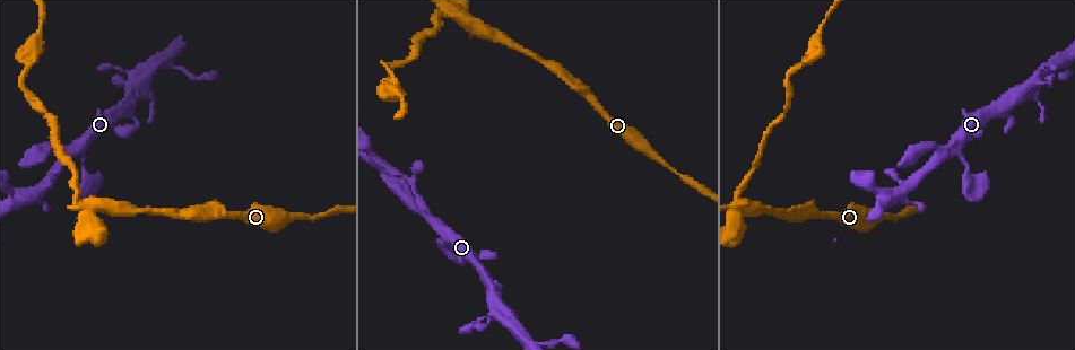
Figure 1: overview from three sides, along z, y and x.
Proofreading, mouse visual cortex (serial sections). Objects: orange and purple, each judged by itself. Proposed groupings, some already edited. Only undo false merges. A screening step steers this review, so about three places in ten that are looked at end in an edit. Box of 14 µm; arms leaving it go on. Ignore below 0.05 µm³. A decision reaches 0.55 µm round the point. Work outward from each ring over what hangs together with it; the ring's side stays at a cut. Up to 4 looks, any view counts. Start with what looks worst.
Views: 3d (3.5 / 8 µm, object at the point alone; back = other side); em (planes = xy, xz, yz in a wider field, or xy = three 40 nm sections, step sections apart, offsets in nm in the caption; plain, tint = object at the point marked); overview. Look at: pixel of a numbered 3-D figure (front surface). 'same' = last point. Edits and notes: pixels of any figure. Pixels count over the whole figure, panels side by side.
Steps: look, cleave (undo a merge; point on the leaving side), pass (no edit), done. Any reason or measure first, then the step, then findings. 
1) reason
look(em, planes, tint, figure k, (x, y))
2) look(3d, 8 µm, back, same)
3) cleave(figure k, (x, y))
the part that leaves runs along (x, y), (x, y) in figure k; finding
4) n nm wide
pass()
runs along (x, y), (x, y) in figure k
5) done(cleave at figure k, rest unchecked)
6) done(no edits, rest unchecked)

a narrow waist
look(3d, 3.5 µm, figure 1, (90, 180))

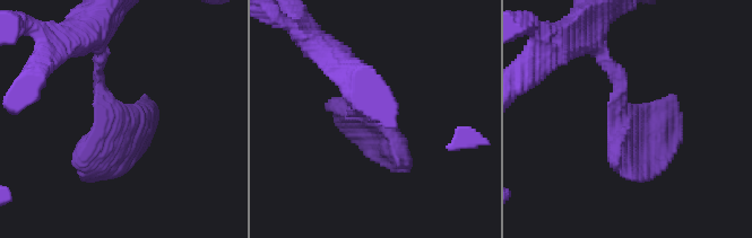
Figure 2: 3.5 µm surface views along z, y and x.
shape alone is not enough
look(em, xy, step 2, tint, figure 2, (625, 118))

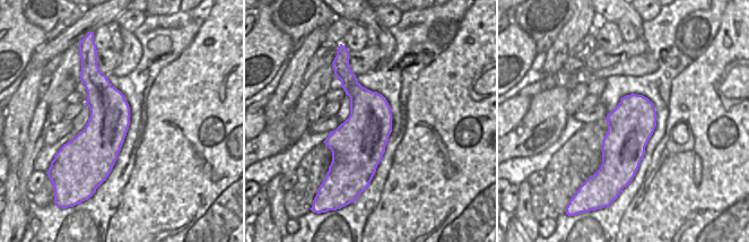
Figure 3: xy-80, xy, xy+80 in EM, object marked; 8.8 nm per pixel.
pass()
continuous, no second cell

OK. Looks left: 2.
looks like a crossing
look(3d, 3.5 µm, figure 1, (443, 14))

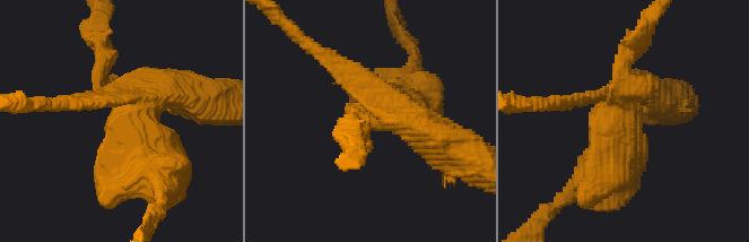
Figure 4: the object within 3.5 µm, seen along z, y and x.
shape alone is not enough
look(em, xy, step 2, tint, figure 4, (122, 103))

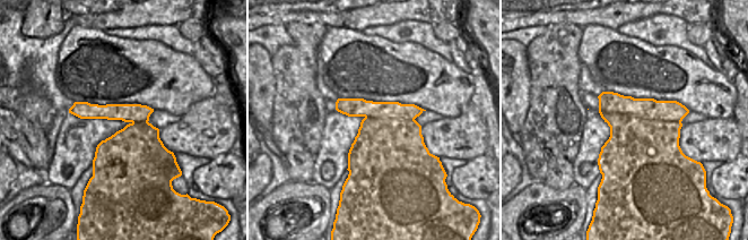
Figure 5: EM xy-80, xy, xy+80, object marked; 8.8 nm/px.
600 nm wide
cleave(figure 4, (363, 118))
border along (600, 112), (680, 122) in figure 5; a second cell is stuck on

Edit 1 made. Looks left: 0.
done(cleave at figure 4, rest unchecked)

